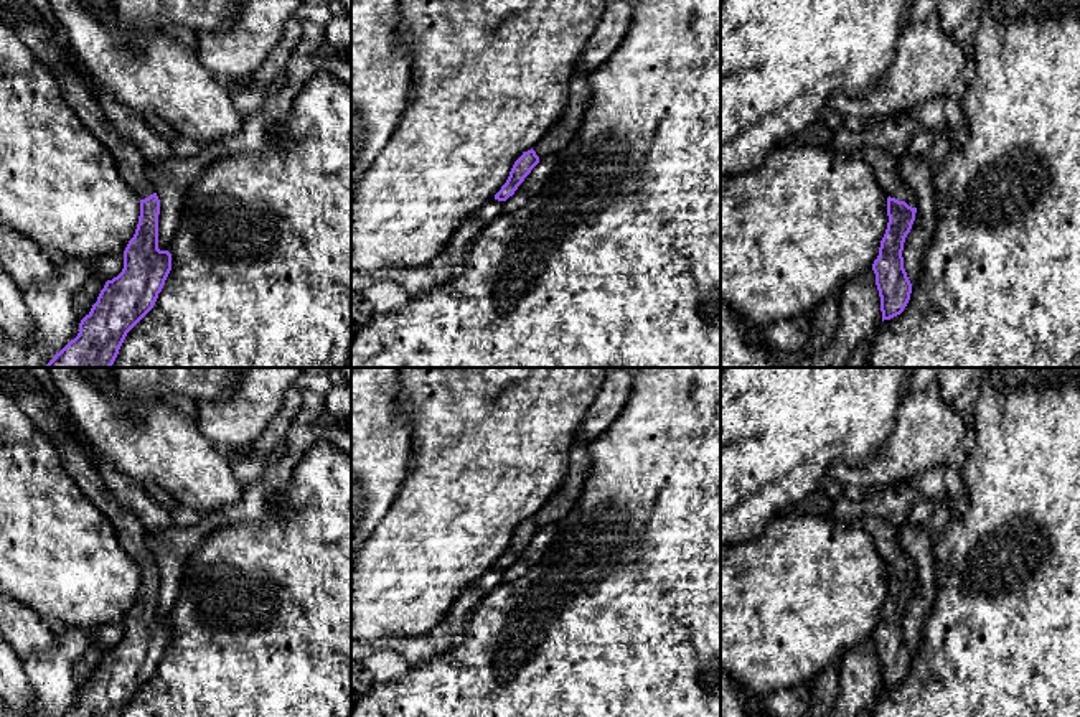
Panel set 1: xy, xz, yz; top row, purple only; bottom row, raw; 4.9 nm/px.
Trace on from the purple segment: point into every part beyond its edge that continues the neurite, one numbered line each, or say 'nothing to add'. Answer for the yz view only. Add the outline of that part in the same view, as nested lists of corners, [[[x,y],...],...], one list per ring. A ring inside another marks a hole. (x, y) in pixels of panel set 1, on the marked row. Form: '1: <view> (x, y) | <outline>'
1: yz (886, 165) | [[[869,147],[862,155],[874,166],[877,183],[887,196],[917,208],[912,188],[899,175],[900,157],[892,155],[884,147]]]

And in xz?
nothing to add

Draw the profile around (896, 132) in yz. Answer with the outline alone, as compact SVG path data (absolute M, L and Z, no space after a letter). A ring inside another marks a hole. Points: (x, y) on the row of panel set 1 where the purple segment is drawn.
M907 112L874 120L869 127L852 132L841 129L831 147L846 153L864 152L869 147L884 147L895 157L909 153L910 142L922 125Z

